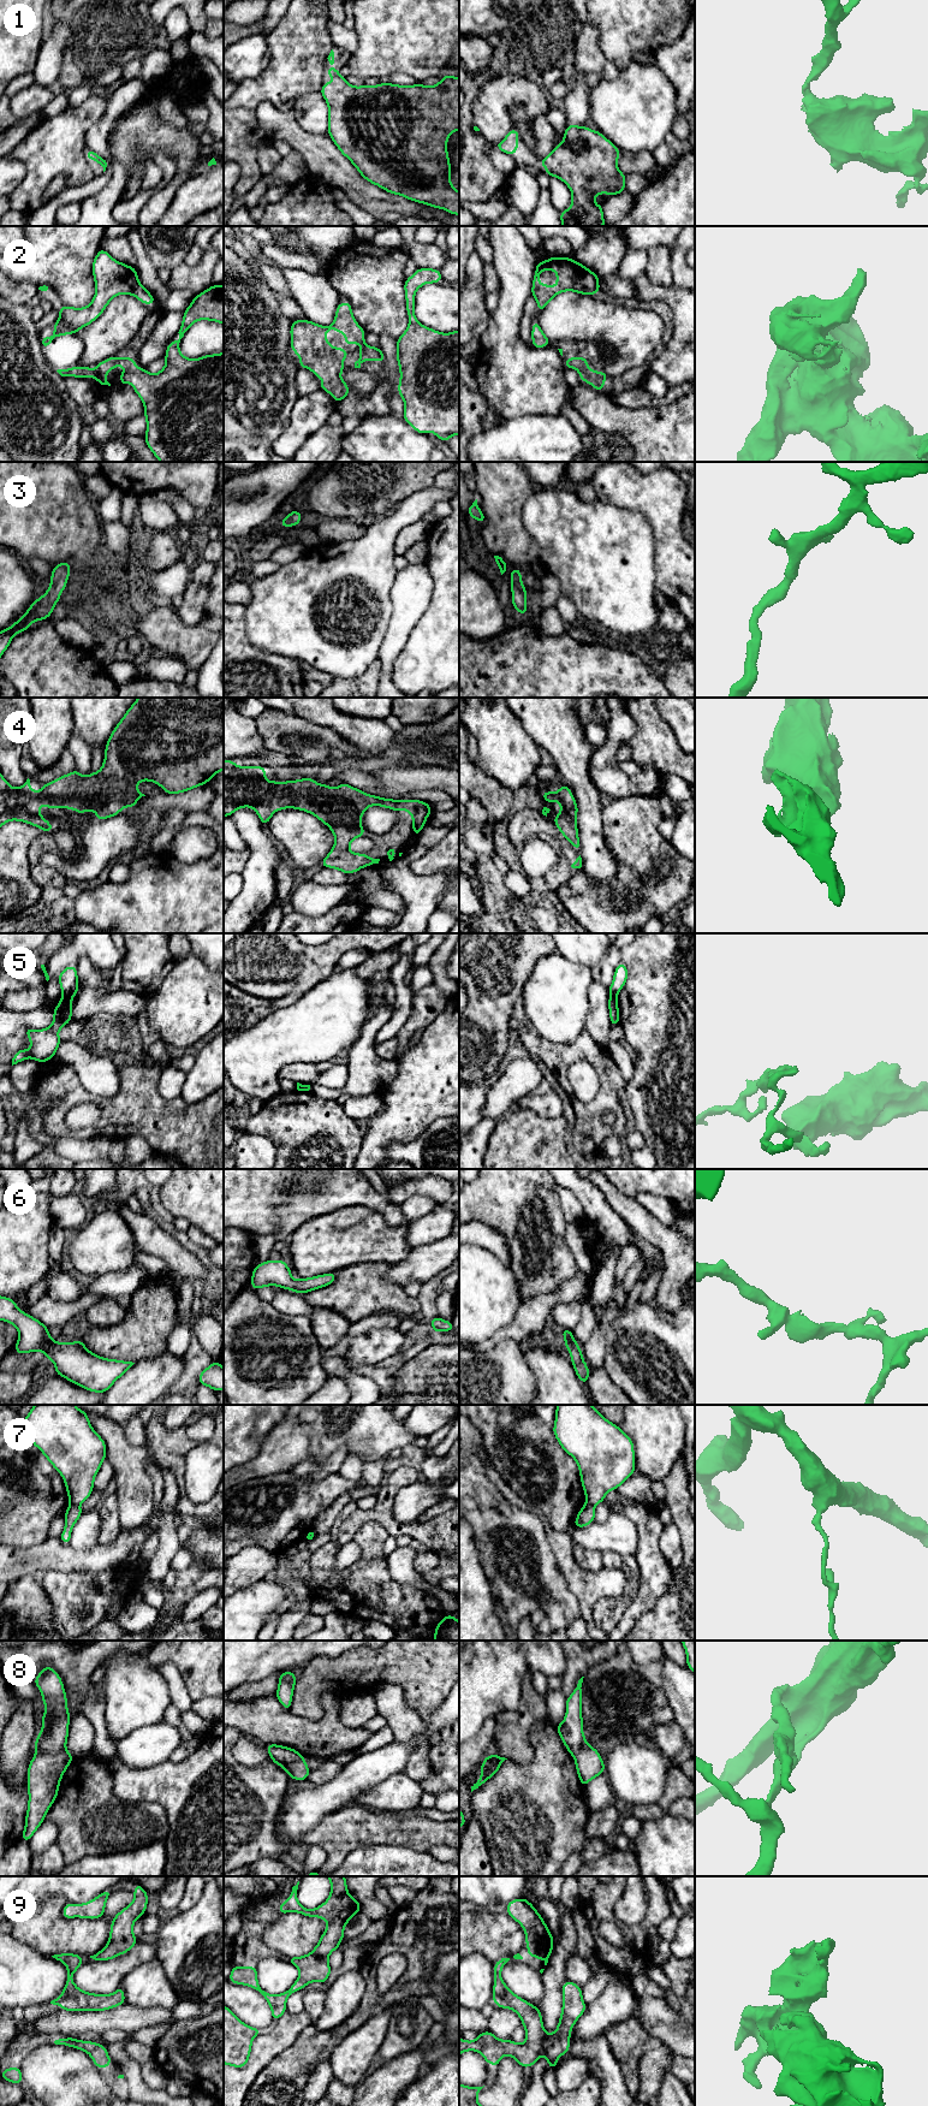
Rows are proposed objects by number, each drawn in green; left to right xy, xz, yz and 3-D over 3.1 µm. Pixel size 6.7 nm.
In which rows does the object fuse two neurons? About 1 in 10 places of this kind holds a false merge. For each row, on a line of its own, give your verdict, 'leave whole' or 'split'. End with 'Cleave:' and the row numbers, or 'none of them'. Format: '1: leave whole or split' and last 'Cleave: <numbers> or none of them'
1: leave whole
2: leave whole
3: leave whole
4: leave whole
5: split
6: leave whole
7: split
8: split
9: leave whole
Cleave: 5, 7, 8

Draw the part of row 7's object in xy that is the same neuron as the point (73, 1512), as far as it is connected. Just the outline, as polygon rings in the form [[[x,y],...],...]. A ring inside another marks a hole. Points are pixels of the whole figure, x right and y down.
[[[71,1503],[65,1511],[65,1527],[61,1536],[59,1537],[63,1543],[70,1544],[72,1527],[82,1515],[82,1513],[83,1511],[79,1508],[78,1505],[71,1505]]]

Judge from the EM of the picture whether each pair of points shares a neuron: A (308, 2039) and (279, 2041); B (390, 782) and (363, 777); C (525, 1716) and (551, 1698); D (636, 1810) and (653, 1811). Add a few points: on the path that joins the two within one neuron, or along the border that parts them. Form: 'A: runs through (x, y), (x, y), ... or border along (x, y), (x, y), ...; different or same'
A: border along (313, 2022), (274, 2058); different
B: border along (370, 773), (380, 787), (381, 796); different
C: border along (543, 1696), (548, 1716); different
D: runs through (640, 1811), (649, 1811); same

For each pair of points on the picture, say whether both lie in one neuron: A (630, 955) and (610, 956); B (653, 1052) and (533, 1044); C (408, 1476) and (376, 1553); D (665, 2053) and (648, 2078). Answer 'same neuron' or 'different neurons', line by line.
A: different neurons
B: different neurons
C: different neurons
D: same neuron

